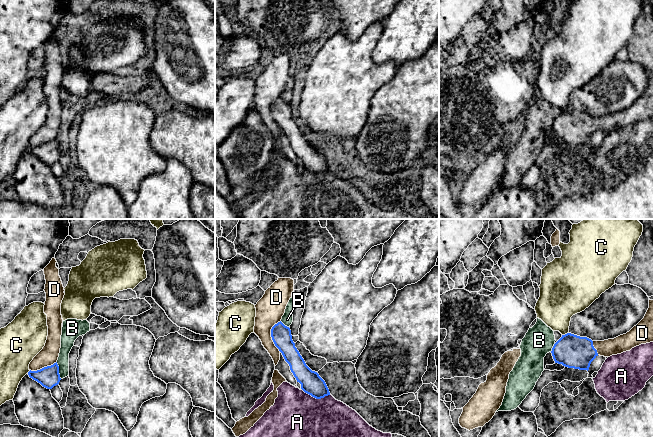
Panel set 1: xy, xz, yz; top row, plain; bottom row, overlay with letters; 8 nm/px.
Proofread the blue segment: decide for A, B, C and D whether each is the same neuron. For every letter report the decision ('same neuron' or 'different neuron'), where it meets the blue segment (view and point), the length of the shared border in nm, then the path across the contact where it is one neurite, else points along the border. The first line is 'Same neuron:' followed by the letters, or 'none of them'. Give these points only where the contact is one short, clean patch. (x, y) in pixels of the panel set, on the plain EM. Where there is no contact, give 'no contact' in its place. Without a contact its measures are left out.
Same neuron: none of them
A: different neuron | xz (316, 174) | 240 nm
B: different neuron | xy (58, 146) | 140 nm | along xy (56, 138), (61, 154)
C: different neuron | yz (565, 110) | 60 nm
D: different neuron | xz (271, 111) | 260 nm

